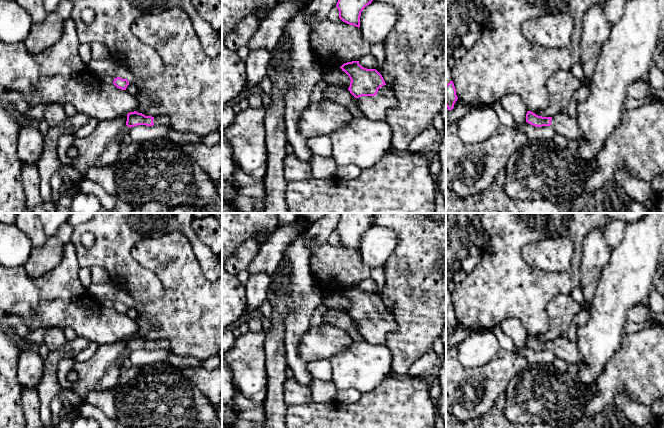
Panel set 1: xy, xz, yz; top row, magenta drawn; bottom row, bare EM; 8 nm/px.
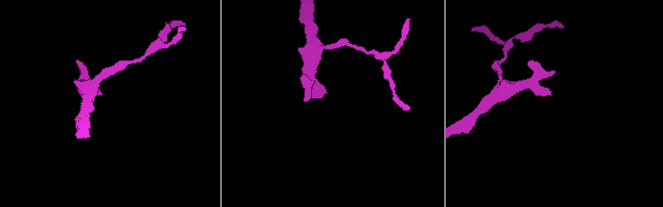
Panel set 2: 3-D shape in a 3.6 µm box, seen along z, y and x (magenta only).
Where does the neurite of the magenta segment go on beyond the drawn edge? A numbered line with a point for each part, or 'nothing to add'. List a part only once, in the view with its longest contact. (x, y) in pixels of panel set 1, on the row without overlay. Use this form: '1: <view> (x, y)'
1: xz (376, 331)

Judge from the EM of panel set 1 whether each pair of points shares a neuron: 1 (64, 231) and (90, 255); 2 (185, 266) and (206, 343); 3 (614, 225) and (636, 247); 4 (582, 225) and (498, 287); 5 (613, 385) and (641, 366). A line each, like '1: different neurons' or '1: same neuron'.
1: different neurons
2: same neuron
3: different neurons
4: same neuron
5: same neuron

